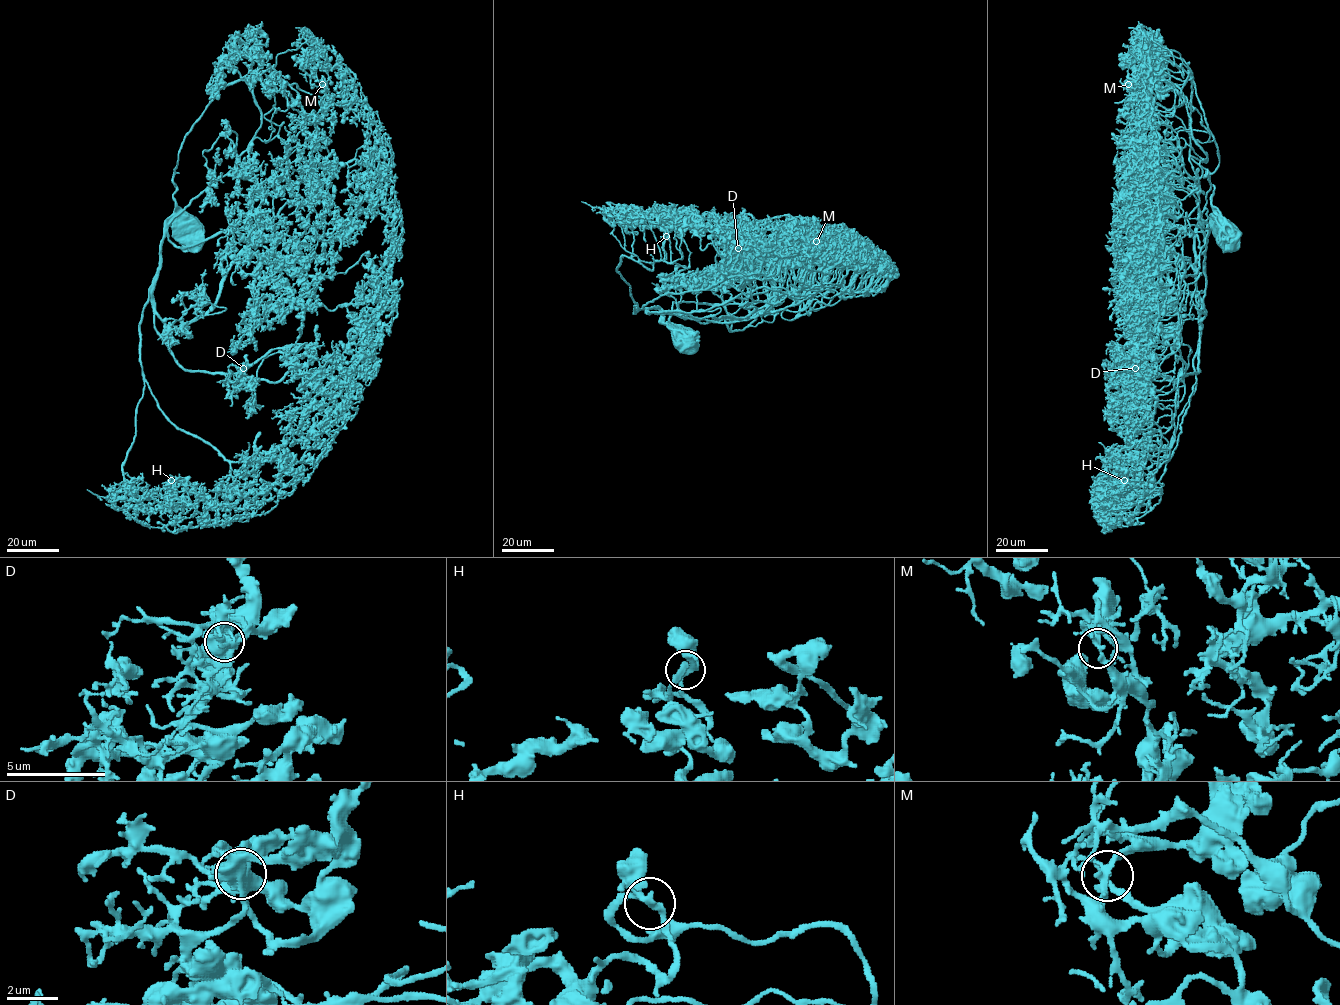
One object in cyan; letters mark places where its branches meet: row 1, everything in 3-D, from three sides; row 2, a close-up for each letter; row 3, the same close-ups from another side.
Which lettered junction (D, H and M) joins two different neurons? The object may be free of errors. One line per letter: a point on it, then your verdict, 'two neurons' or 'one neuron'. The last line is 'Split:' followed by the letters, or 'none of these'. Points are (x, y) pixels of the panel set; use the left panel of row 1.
D: place (243, 368); one neuron
H: place (171, 480); one neuron
M: place (322, 84); one neuron
Split: none of these

